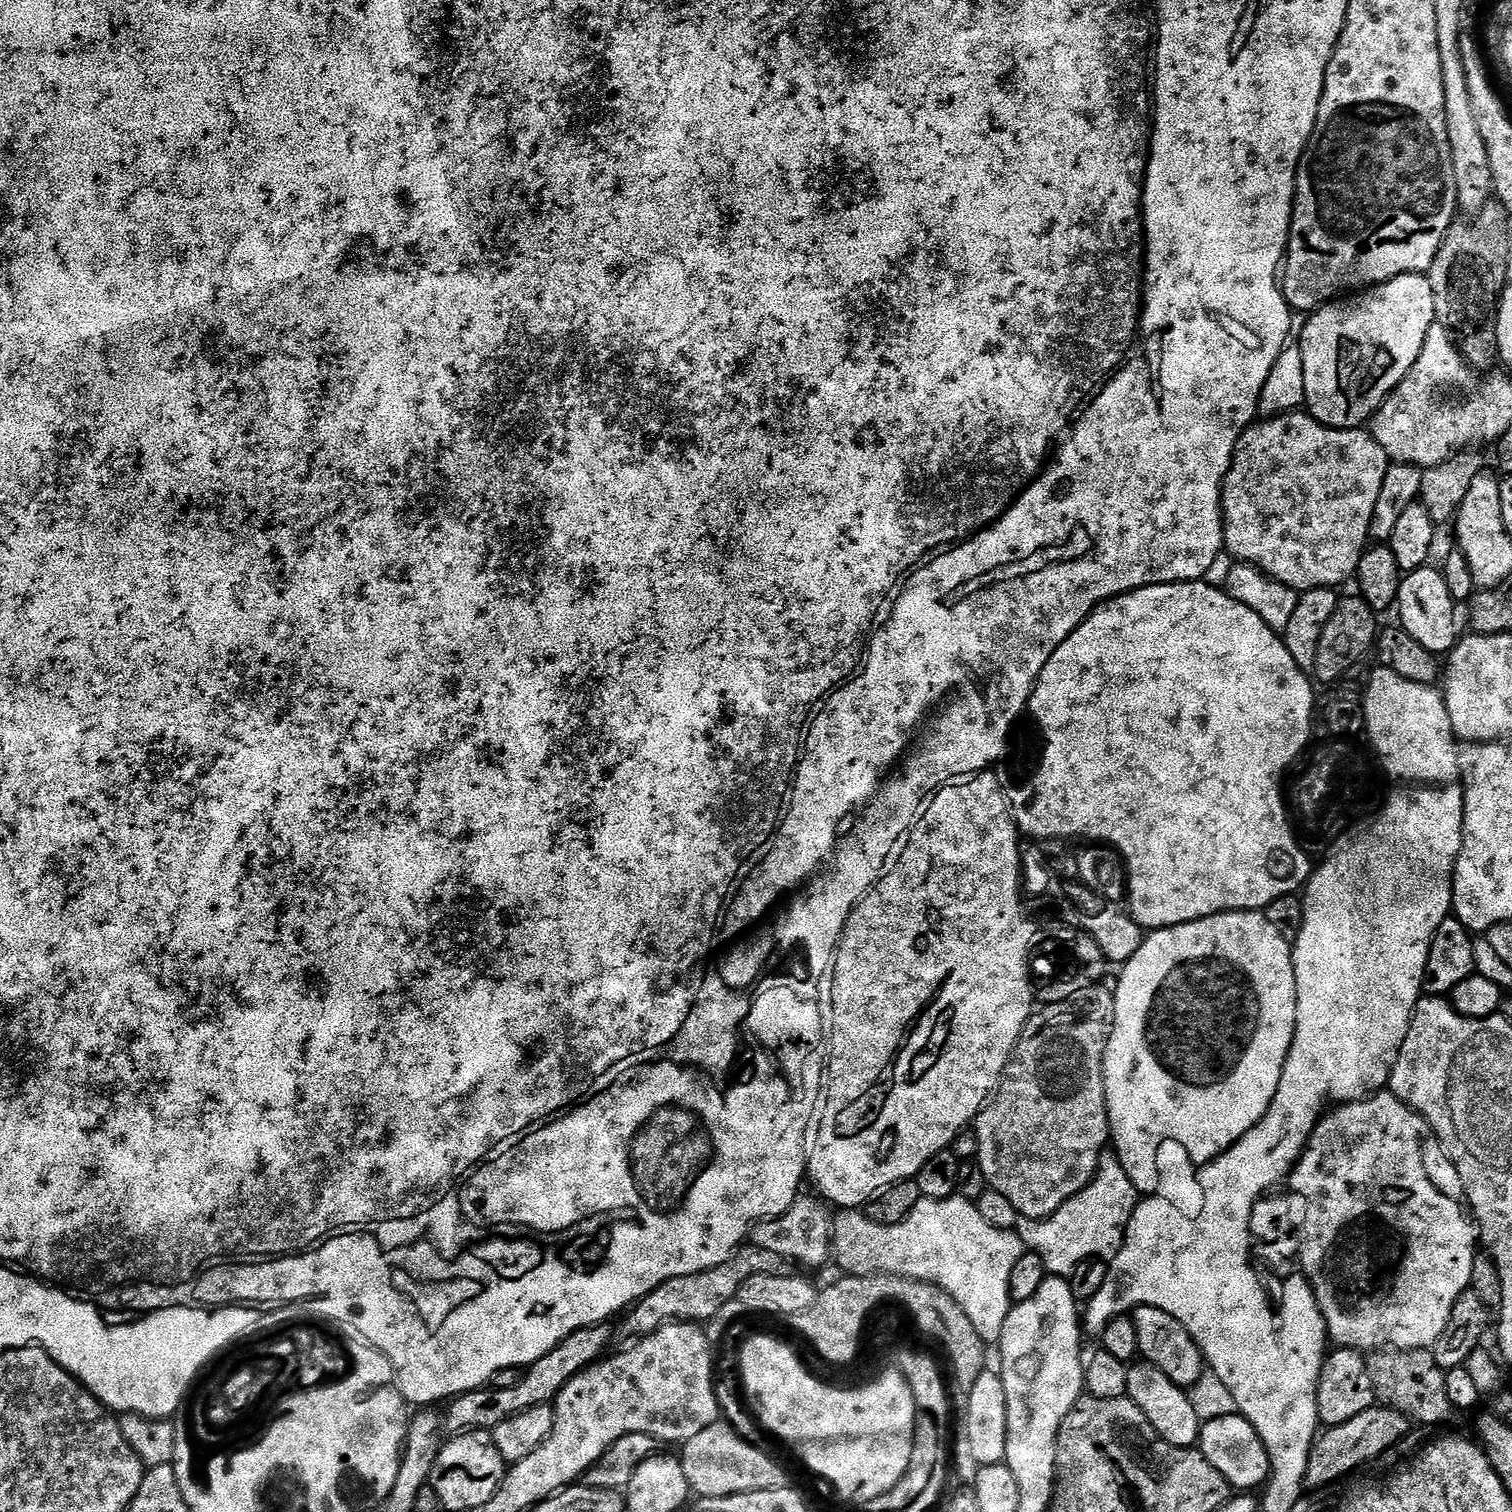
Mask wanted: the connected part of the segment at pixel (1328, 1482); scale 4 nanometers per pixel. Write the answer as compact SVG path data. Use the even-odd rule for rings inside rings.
M1374 1406L1370 1410L1362 1410L1362 1414L1350 1418L1350 1422L1342 1422L1342 1426L1324 1428L1312 1444L1310 1458L1306 1462L1305 1485L1312 1490L1323 1490L1359 1473L1409 1435L1408 1427L1408 1417L1403 1416L1398 1410Z

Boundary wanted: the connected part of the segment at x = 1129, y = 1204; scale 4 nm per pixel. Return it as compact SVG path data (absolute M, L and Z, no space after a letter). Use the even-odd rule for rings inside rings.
M1104 1154L1100 1157L1096 1177L1077 1196L1069 1198L1051 1216L1017 1223L1014 1231L1022 1238L1027 1251L1042 1258L1051 1275L1068 1278L1079 1264L1097 1258L1111 1258L1120 1251L1128 1220L1137 1203L1137 1190L1130 1182L1122 1162L1115 1154Z

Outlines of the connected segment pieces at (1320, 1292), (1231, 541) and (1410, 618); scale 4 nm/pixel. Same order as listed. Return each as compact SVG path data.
M1381 1090L1363 1100L1356 1100L1353 1104L1333 1107L1331 1111L1321 1116L1316 1124L1316 1129L1313 1130L1308 1145L1304 1147L1304 1153L1296 1161L1296 1167L1292 1169L1291 1176L1295 1179L1296 1188L1304 1192L1303 1197L1309 1199L1311 1207L1309 1234L1316 1240L1320 1239L1321 1252L1315 1248L1314 1243L1306 1243L1304 1252L1306 1270L1303 1275L1309 1280L1307 1283L1311 1287L1317 1306L1320 1307L1320 1313L1324 1315L1329 1341L1341 1348L1357 1350L1431 1349L1432 1345L1438 1342L1442 1330L1448 1325L1454 1302L1463 1292L1469 1291L1472 1282L1471 1272L1474 1270L1474 1262L1478 1259L1477 1229L1466 1215L1465 1205L1461 1201L1461 1205L1456 1201L1462 1196L1461 1189L1458 1187L1456 1168L1441 1148L1431 1126L1413 1108L1405 1106L1388 1090Z
M1304 410L1286 412L1283 416L1264 418L1252 423L1238 438L1232 465L1224 475L1224 488L1220 491L1220 515L1224 519L1224 546L1227 555L1232 555L1233 561L1251 564L1270 578L1296 589L1297 593L1308 592L1312 588L1335 589L1336 584L1342 583L1343 580L1351 581L1355 577L1356 568L1360 565L1360 555L1364 553L1370 540L1370 518L1374 518L1374 502L1378 502L1382 478L1386 478L1389 463L1386 450L1382 450L1371 431L1363 427L1331 428L1318 422Z
M1425 566L1407 573L1401 579L1400 589L1396 595L1395 607L1400 608L1399 627L1405 628L1414 638L1414 642L1426 646L1426 650L1437 654L1447 654L1456 646L1457 601L1452 599L1450 590L1446 590L1443 571L1439 567Z

